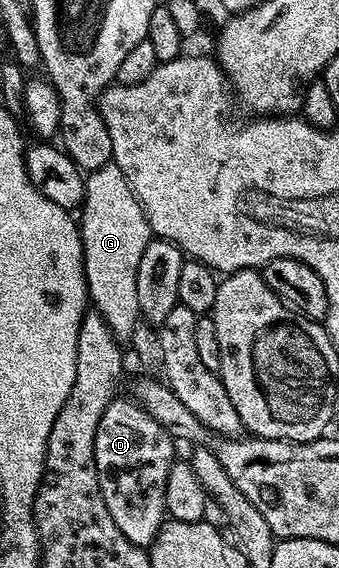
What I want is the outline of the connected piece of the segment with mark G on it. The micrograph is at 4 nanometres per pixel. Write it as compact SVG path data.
M116 162L103 164L85 176L84 204L78 224L89 302L95 312L106 319L117 340L129 340L141 318L138 307L138 266L154 234L129 181Z

